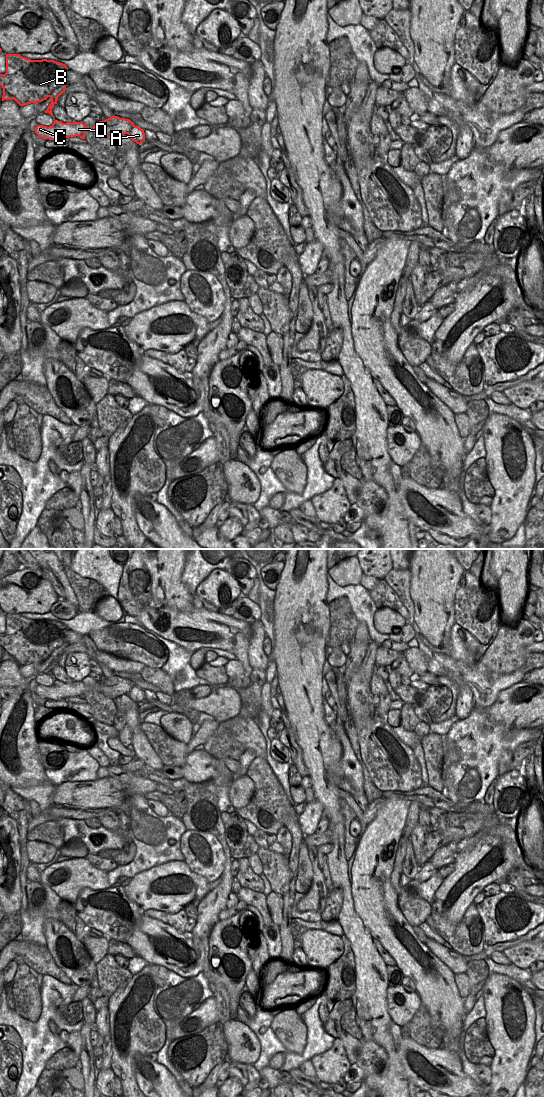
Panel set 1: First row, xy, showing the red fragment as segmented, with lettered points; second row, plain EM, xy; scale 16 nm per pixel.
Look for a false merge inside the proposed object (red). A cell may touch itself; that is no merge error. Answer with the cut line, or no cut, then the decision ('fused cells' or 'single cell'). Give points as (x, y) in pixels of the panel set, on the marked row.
xy (134, 125), (127, 133) | fused cells

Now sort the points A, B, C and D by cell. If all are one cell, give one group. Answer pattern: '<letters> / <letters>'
A / B C D

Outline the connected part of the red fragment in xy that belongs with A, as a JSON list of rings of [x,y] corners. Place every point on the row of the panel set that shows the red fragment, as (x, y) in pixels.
[[[134,126],[131,131],[128,133],[130,139],[137,144],[141,144],[145,141],[145,133],[144,130],[139,128],[138,126]]]

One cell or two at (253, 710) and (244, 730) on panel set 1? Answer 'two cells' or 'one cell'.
two cells

